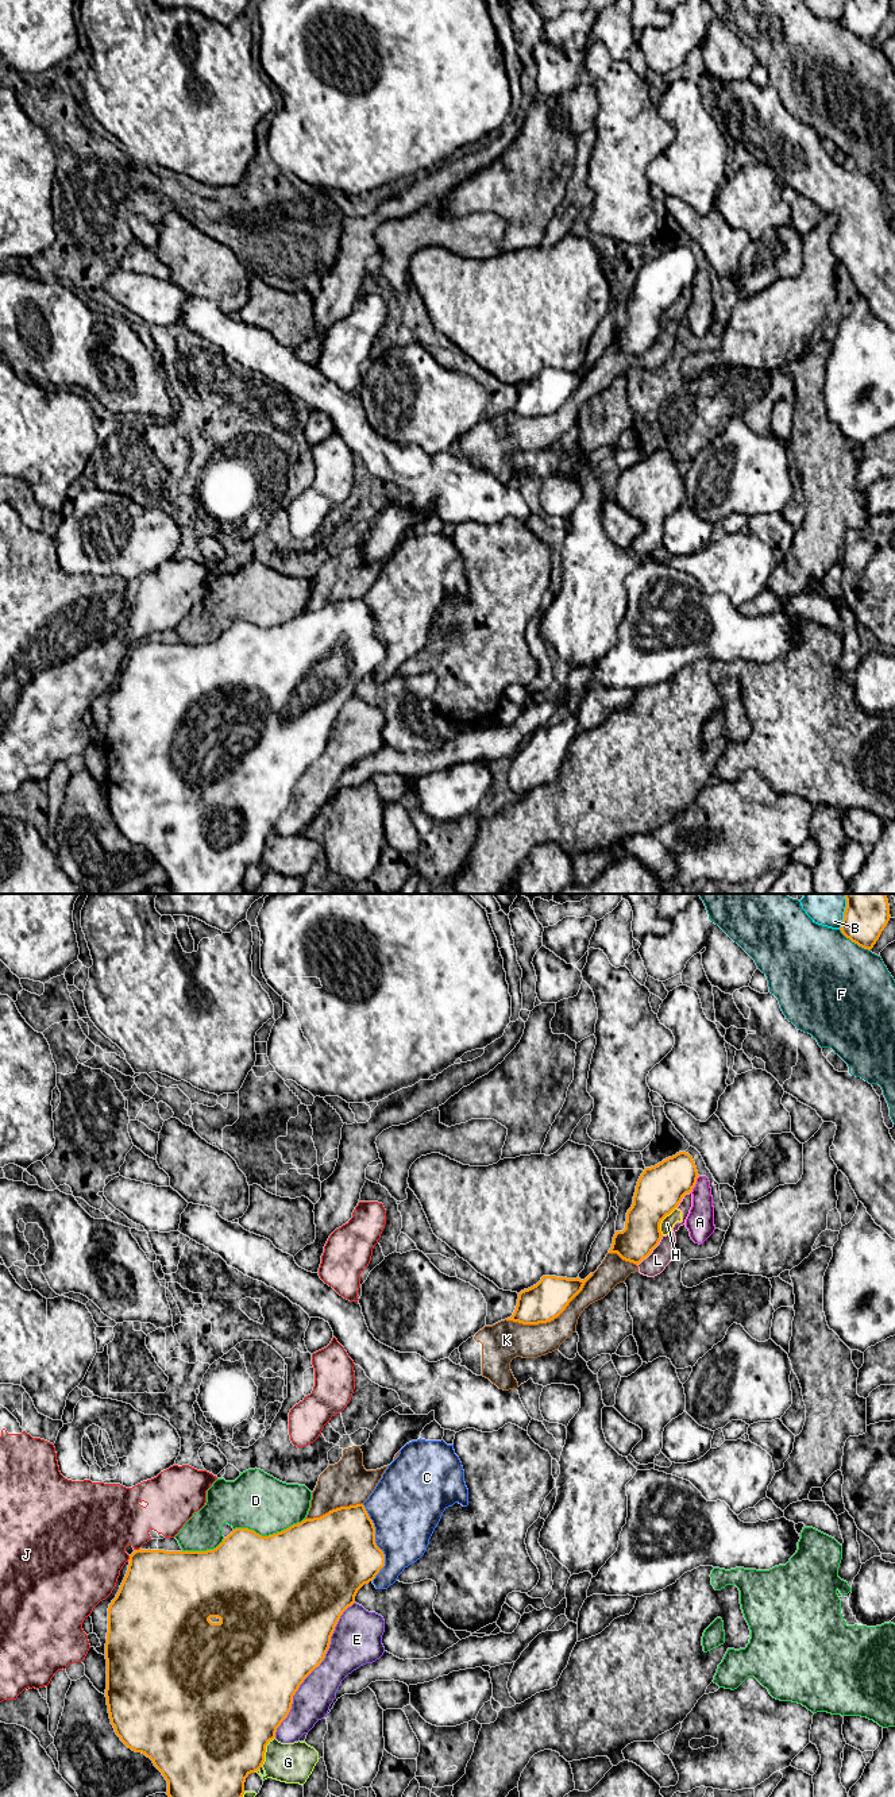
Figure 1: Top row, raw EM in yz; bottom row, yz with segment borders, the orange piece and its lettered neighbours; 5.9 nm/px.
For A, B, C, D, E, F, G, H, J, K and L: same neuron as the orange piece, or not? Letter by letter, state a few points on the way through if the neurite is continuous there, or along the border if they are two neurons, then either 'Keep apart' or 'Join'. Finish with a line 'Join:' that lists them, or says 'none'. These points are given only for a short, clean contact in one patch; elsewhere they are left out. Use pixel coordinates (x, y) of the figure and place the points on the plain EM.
A: Keep apart
B: Keep apart
C: Keep apart
D: Keep apart
E: Keep apart
F: Keep apart
G: Keep apart
H: Boundary: yz (675, 300), (662, 313), (662, 327). Keep apart
J: Keep apart
K: Keep apart
L: Keep apart
Join: none

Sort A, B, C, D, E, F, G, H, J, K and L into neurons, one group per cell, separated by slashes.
A / B / C / D / E / F / G / H K L / J

